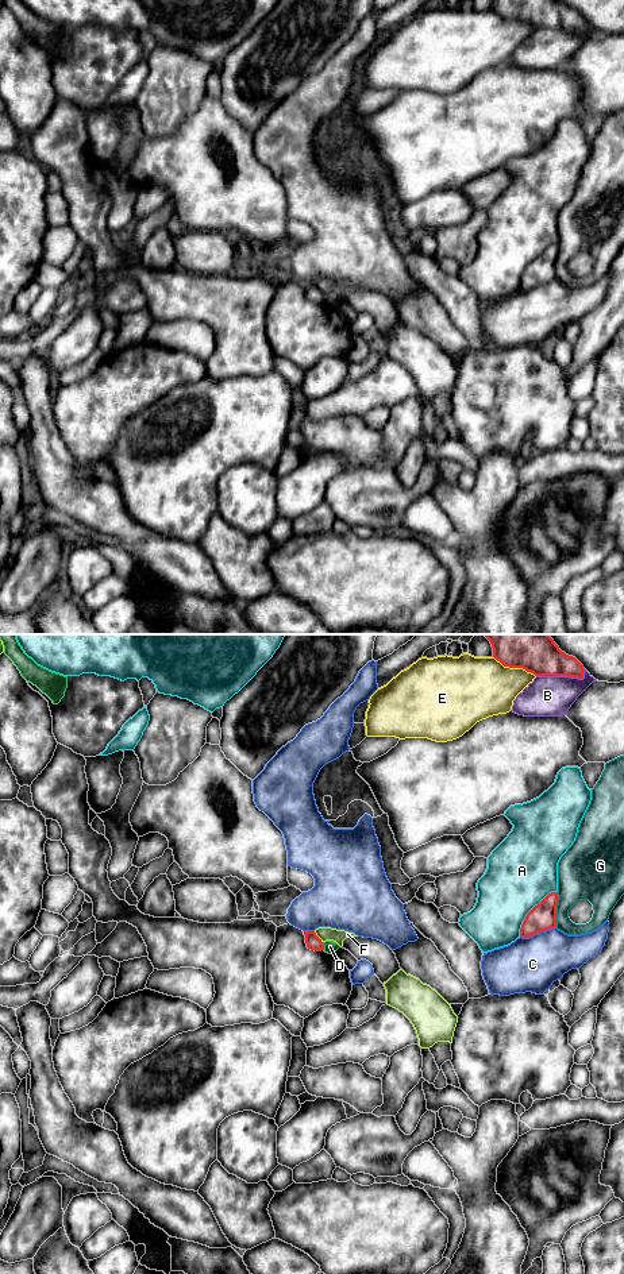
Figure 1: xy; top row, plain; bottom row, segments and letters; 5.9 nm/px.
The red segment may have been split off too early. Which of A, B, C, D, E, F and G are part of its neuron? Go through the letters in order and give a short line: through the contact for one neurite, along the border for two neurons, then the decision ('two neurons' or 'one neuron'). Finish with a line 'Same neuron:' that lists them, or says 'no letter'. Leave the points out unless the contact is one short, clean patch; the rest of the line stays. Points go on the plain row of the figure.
A: two neurons
B: two neurons
C: two neurons
D: line xy (322, 294), (324, 301); two neurons
E: two neurons
F: two neurons
G: two neurons
Same neuron: no letter

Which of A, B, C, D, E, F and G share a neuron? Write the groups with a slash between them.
A / B / C / D / E / F / G

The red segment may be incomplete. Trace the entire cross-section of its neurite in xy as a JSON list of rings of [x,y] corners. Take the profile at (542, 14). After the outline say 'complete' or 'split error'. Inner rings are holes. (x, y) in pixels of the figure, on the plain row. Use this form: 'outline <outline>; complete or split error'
outline [[[493,0],[493,9],[504,19],[523,20],[535,28],[583,31],[583,18],[559,0]]]; complete

